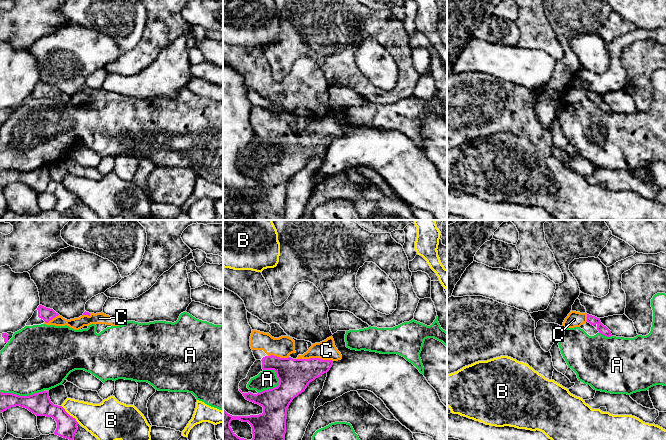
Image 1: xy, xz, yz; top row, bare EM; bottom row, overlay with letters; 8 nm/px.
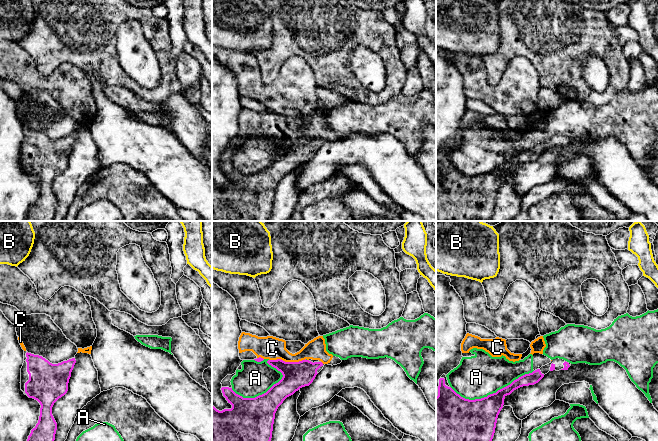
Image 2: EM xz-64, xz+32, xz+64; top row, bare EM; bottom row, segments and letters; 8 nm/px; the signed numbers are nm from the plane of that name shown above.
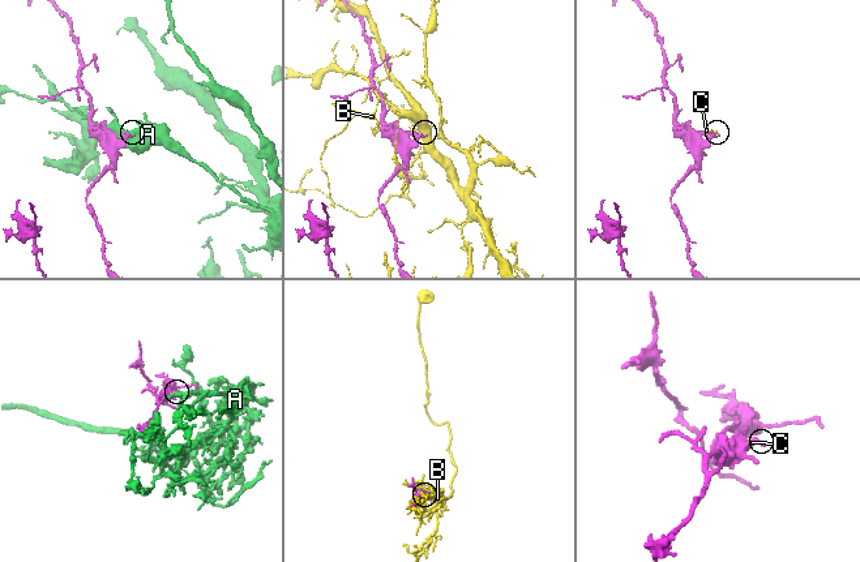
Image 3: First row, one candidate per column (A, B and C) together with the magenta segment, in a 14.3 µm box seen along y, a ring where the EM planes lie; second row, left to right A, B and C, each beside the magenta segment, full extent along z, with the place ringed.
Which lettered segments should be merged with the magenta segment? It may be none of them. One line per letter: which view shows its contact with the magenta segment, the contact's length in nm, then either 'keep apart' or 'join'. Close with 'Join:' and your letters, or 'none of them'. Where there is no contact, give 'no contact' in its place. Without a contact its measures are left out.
A: xz | 240 nm | keep apart
B: xy | 200 nm | keep apart
C: xz | 280 nm | join
Join: C

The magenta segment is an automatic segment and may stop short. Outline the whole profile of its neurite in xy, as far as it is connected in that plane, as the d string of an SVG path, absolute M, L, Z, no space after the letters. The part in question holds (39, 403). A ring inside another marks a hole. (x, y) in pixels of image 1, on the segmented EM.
M42 391L29 396L0 392L0 412L3 413L16 406L26 408L36 416L52 417L57 422L54 434L74 440L74 434L78 430L78 422L62 406L54 405L51 402L49 391Z

